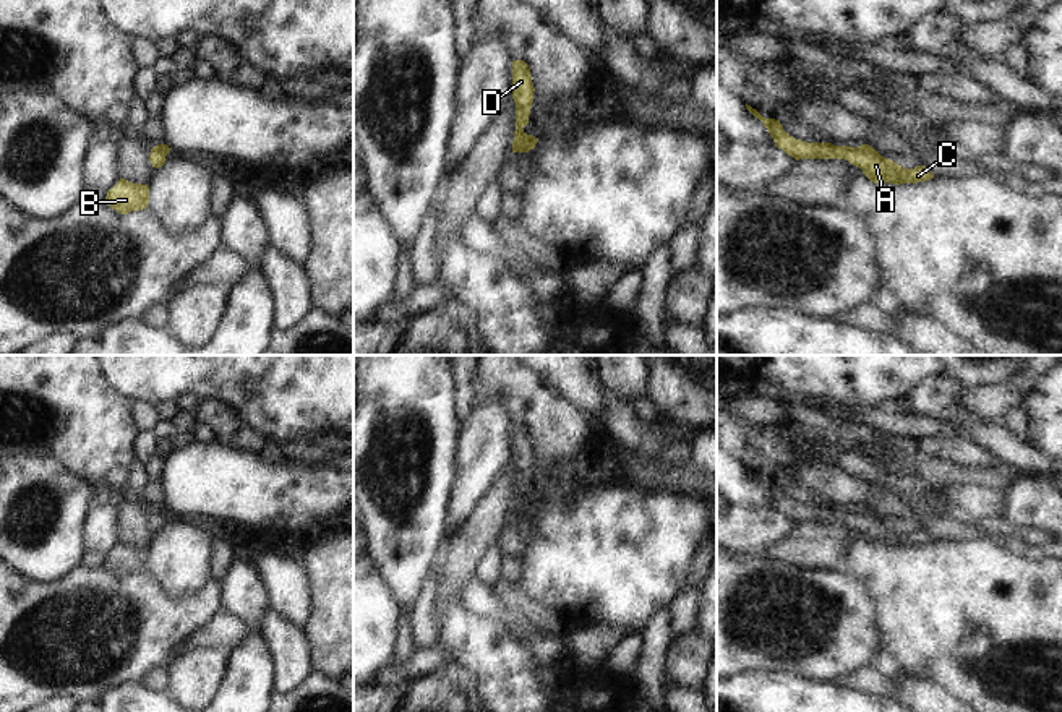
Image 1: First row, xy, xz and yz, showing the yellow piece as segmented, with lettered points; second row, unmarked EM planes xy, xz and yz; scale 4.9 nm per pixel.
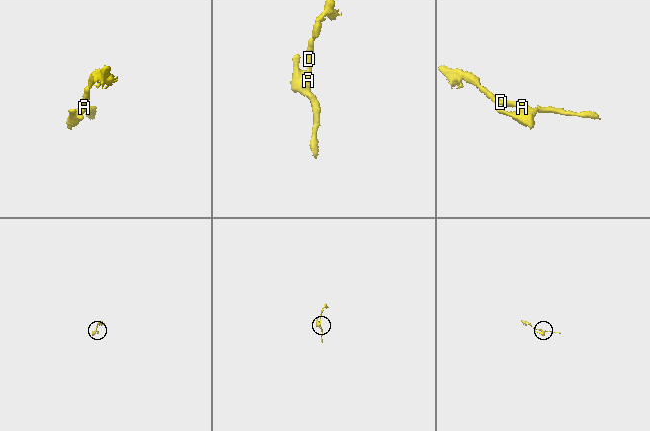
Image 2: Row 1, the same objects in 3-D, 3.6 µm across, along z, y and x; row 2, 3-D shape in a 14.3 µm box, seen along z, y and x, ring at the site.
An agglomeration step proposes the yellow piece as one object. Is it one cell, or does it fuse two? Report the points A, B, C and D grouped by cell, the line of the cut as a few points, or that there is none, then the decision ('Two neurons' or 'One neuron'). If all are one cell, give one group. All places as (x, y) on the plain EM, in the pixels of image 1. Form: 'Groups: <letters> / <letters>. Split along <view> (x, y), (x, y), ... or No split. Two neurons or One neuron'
Groups: A B C D. No split. One neuron.

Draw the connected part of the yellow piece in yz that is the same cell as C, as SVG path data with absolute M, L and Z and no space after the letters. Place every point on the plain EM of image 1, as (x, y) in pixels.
M746 467L746 472L759 482L778 513L783 513L788 519L799 522L845 522L850 527L859 530L863 537L874 547L918 547L934 542L926 529L914 532L905 532L880 519L872 509L861 508L851 509L833 509L832 506L806 506L790 500L782 487L775 482L762 480L756 472Z

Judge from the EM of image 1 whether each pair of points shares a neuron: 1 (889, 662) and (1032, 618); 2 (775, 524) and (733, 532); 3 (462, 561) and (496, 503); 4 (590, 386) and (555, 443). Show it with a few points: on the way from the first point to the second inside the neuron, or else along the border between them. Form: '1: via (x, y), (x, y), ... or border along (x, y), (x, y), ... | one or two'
1: border along (882, 647), (907, 673) | two
2: via (766, 527), (743, 531) | one
3: via (467, 547), (490, 518) | one
4: border along (545, 383), (560, 390), (597, 427) | two

